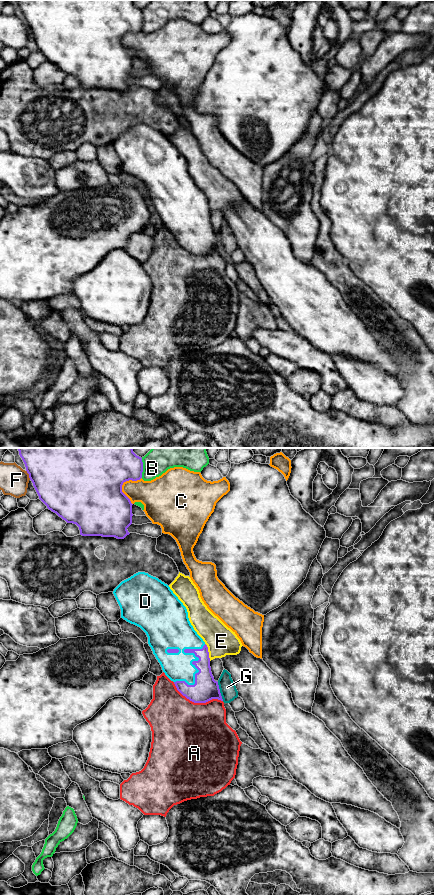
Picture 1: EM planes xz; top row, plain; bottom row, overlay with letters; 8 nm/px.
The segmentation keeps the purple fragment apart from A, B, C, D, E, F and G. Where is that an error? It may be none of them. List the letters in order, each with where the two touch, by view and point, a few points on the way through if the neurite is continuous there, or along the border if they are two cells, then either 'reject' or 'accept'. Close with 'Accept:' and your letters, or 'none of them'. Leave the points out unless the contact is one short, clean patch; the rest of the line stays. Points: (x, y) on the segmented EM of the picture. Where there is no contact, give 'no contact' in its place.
A: meets purple in xz at (196, 702); reject
B: meets purple in xz at (142, 468); reject
C: meets purple in xz at (122, 484); reject
D: meets purple in xz at (193, 661); accept
E: meets purple in xz at (208, 652); reject
F: meets purple in xz at (29, 475); reject
G: meets purple in xz at (219, 691); reject
Accept: D

